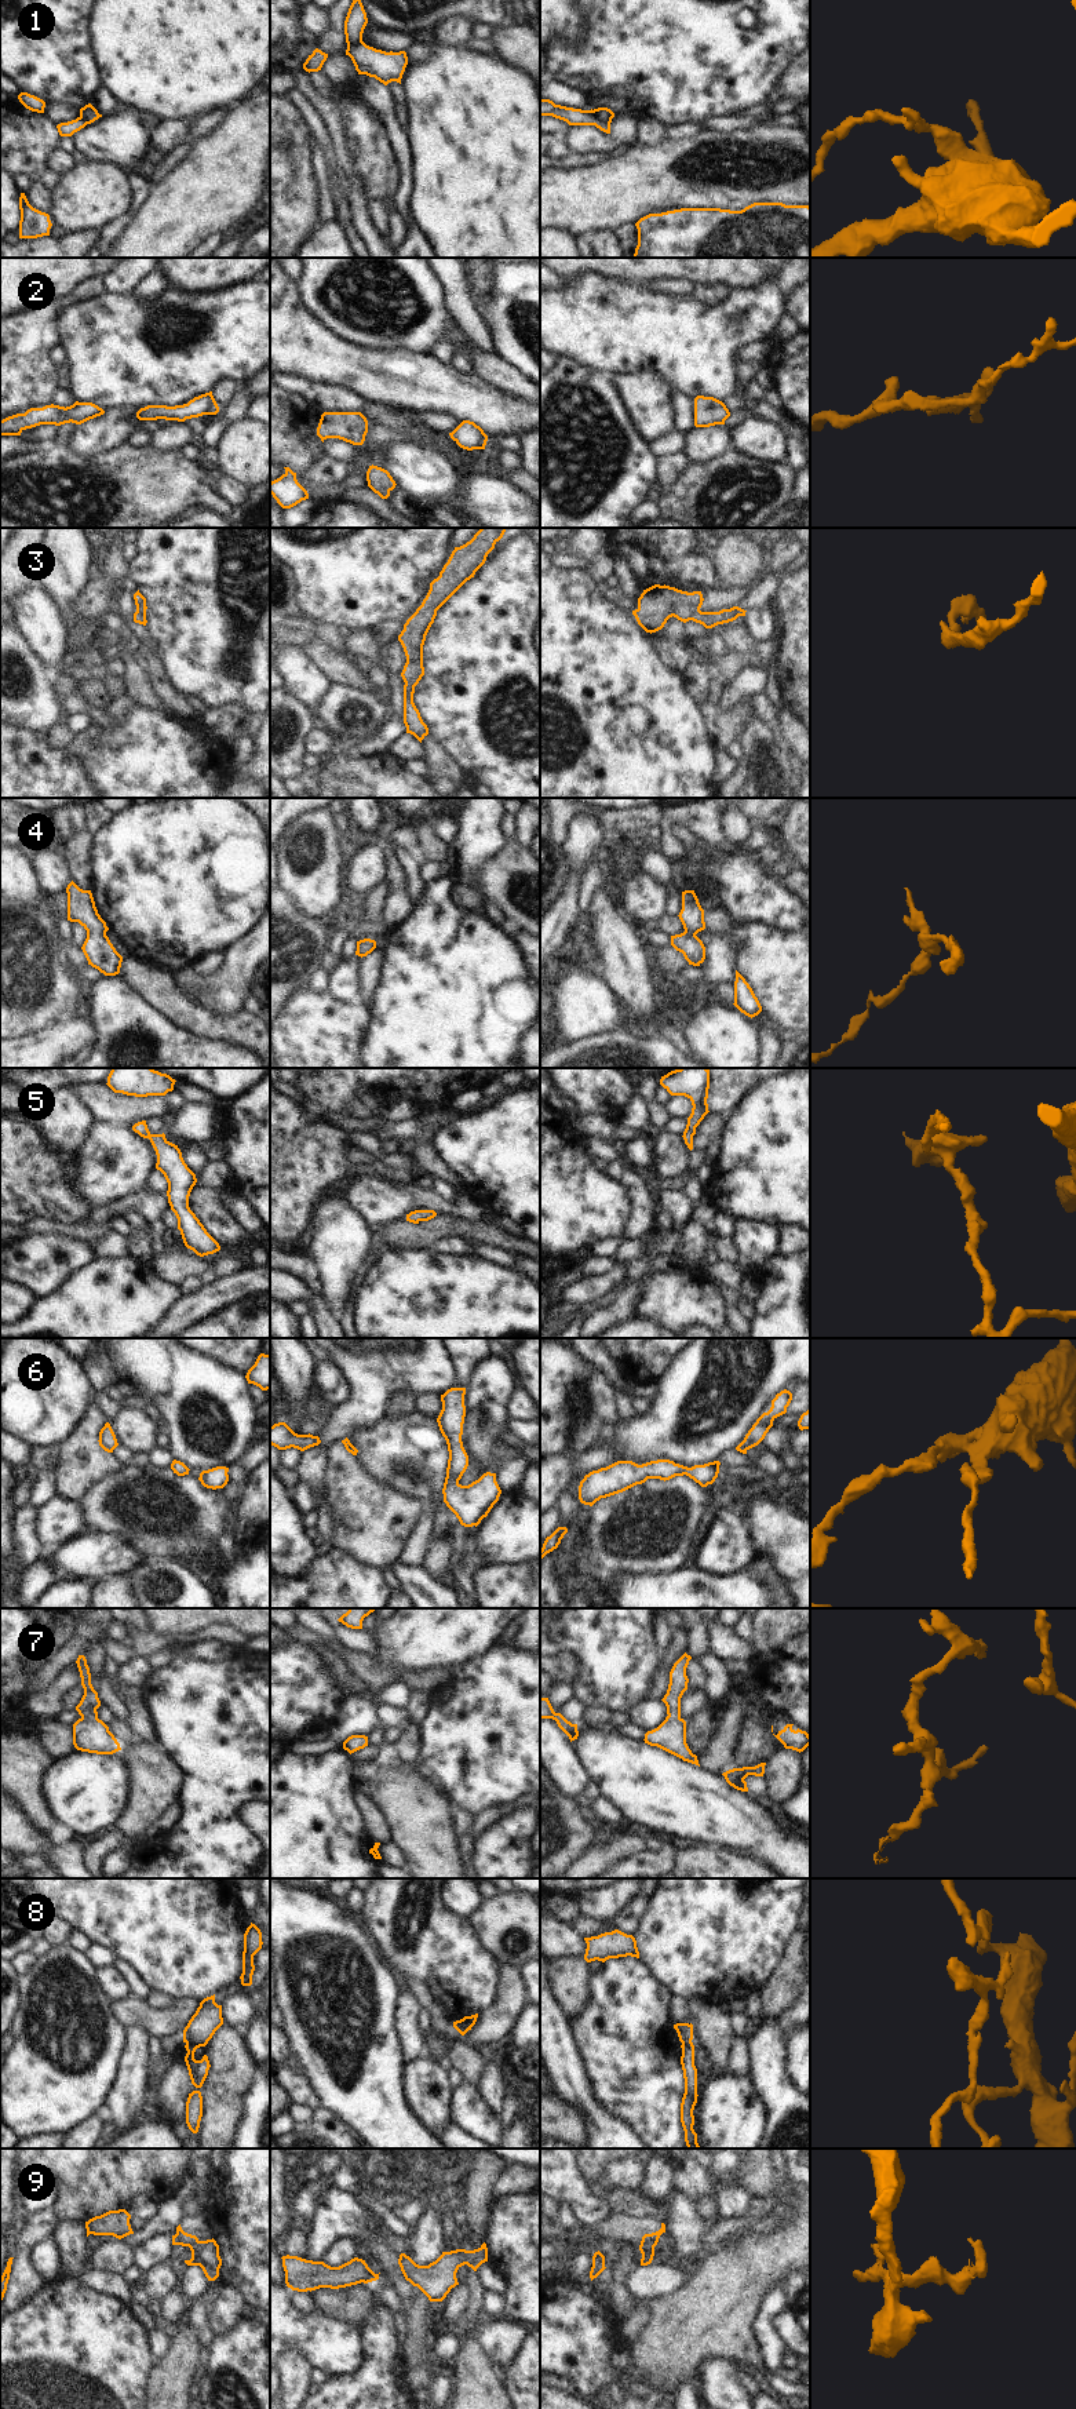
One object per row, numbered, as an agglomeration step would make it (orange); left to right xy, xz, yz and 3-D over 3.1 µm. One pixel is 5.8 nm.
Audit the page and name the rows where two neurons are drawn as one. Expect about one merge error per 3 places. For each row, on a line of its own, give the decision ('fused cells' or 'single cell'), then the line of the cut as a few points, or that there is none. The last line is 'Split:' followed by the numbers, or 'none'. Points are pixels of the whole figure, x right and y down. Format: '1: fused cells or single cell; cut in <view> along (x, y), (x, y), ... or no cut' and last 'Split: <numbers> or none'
1: fused cells; cut in xz along (361, 40), (347, 54)
2: single cell; no cut
3: single cell; no cut
4: single cell; no cut
5: single cell; no cut
6: single cell; no cut
7: single cell; no cut
8: fused cells; cut in xy along (186, 2043), (199, 2047)
9: fused cells; cut in xz along (462, 2249), (462, 2258), (466, 2263)
Split: 1, 8, 9

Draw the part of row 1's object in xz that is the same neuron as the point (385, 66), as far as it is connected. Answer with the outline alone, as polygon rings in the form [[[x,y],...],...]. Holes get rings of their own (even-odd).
[[[364,41],[350,47],[349,57],[351,58],[358,74],[375,77],[384,85],[391,81],[401,84],[402,74],[408,65],[405,51],[386,52],[369,47]]]

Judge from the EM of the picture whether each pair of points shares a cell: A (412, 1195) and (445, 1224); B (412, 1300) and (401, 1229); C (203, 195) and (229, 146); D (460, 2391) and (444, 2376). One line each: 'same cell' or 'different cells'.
A: different cells
B: different cells
C: same cell
D: different cells

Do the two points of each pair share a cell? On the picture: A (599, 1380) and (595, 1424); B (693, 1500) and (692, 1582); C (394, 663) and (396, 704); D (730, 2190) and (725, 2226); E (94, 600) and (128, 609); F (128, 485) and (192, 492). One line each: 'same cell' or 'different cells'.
A: different cells
B: different cells
C: same cell
D: different cells
E: different cells
F: same cell

